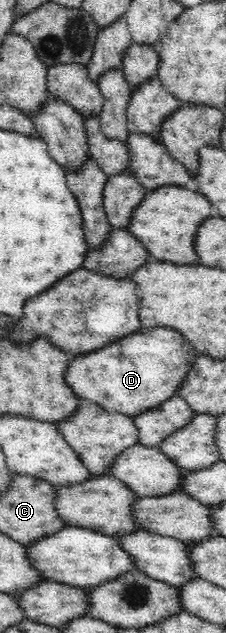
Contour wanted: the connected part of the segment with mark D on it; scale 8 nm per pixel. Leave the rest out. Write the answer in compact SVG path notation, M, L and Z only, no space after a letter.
M171 327L141 328L92 352L73 355L64 380L81 400L133 417L177 394L197 354L191 342Z

